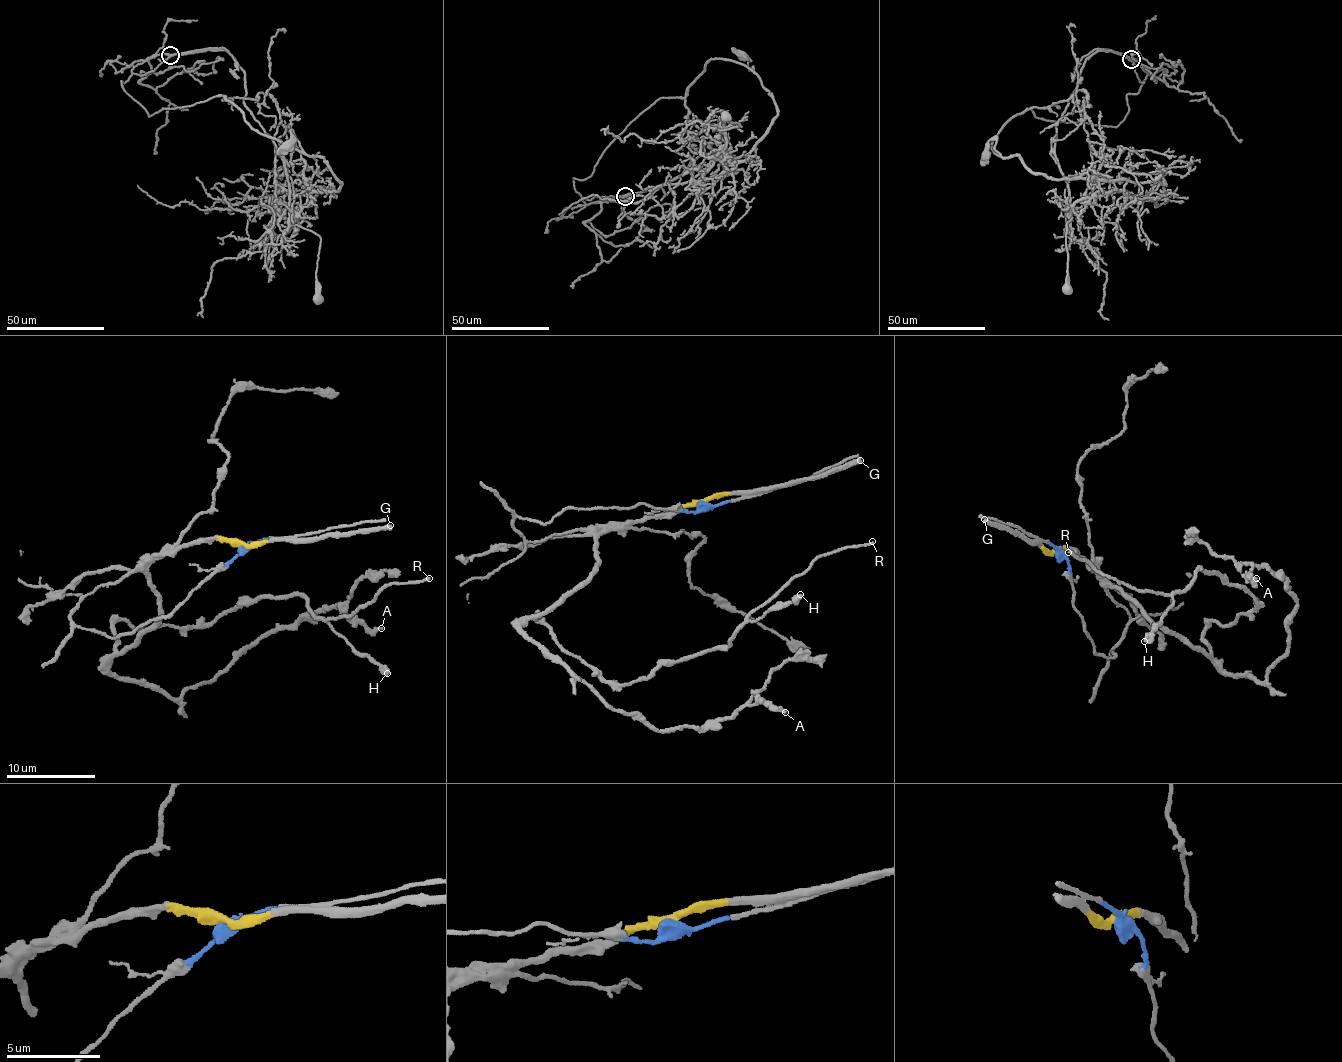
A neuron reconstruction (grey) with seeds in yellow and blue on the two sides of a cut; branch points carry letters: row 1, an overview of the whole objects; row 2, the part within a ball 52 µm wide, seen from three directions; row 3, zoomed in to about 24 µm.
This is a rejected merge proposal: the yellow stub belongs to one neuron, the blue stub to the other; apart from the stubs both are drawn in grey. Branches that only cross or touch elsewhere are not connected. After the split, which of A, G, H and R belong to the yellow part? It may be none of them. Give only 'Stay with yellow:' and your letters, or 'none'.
Stay with yellow: A, G, H, R

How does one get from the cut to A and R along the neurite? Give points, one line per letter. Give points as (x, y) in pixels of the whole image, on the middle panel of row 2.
A: (702, 503), (613, 526), (597, 539), (593, 574), (521, 628), (614, 710), (658, 729), (768, 701), (786, 713)
R: (702, 503), (613, 526), (597, 539), (593, 574), (534, 616), (626, 684), (725, 647), (810, 563), (872, 542)

